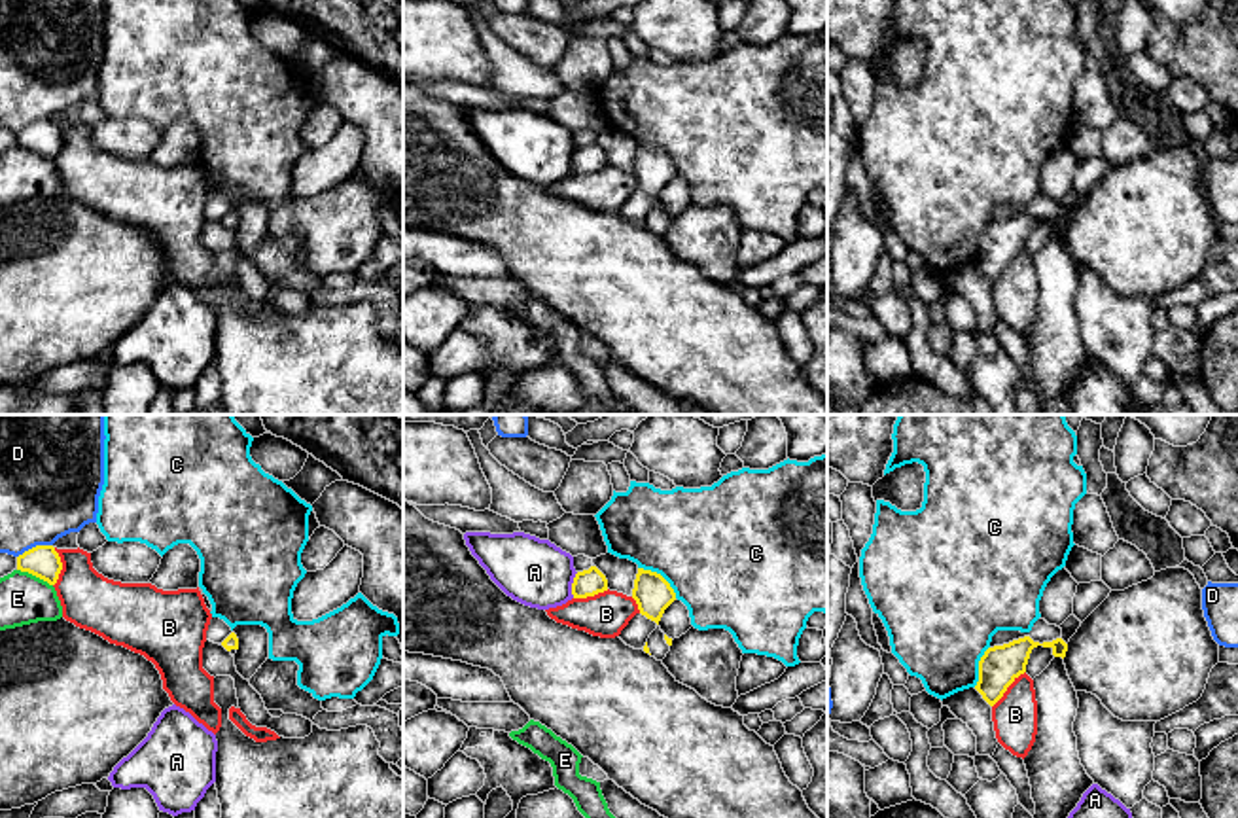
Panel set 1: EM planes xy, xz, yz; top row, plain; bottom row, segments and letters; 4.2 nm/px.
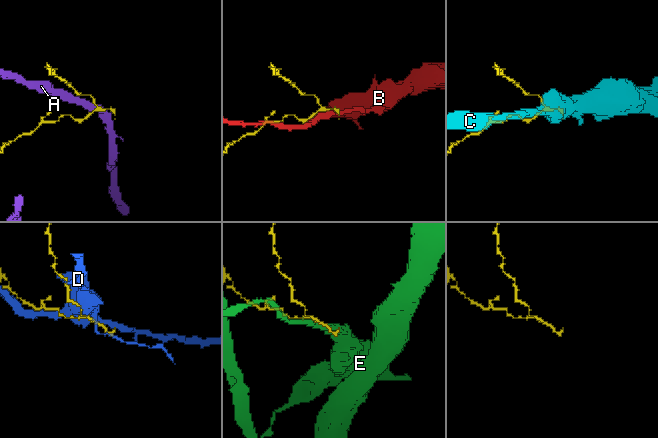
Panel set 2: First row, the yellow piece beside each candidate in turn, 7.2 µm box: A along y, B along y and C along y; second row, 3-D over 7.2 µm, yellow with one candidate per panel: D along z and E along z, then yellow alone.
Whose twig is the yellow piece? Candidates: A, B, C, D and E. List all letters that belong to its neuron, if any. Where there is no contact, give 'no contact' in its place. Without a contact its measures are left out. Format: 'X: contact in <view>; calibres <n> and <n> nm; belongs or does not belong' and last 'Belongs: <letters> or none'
A: contact in xz; calibres 120 and 280 nm; does not belong
B: contact in yz; calibres 170 and 190 nm; does not belong
C: contact in xz; calibres 160 and 480 nm; does not belong
D: contact in xy; calibres 140 and 420 nm; does not belong
E: contact in xy; calibres 140 and 220 nm; does not belong
Belongs: none

